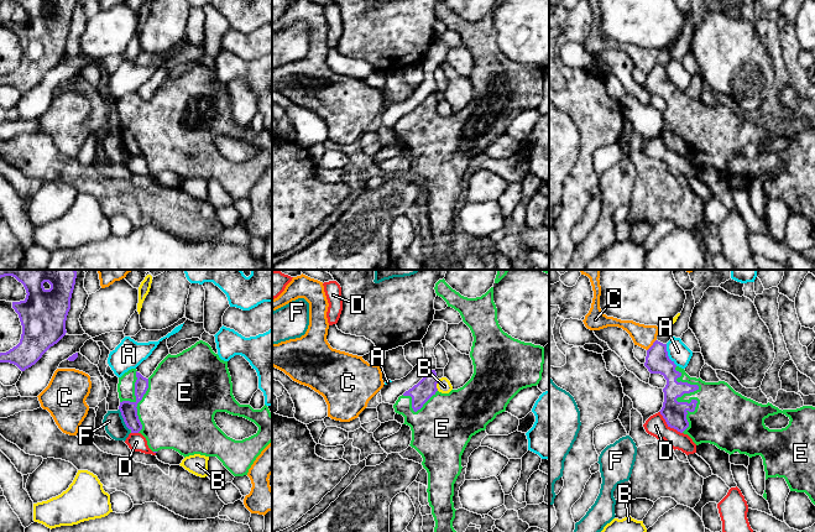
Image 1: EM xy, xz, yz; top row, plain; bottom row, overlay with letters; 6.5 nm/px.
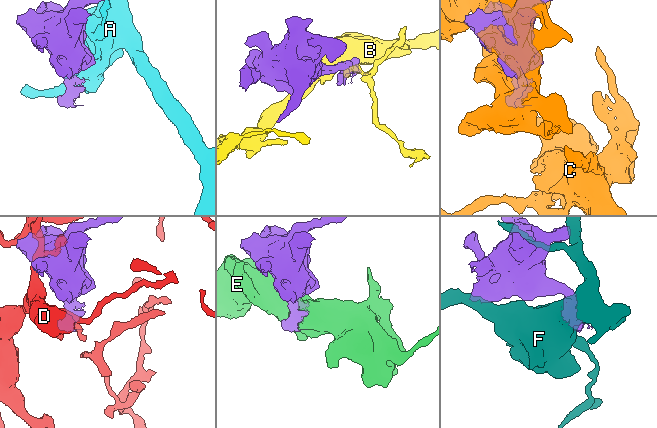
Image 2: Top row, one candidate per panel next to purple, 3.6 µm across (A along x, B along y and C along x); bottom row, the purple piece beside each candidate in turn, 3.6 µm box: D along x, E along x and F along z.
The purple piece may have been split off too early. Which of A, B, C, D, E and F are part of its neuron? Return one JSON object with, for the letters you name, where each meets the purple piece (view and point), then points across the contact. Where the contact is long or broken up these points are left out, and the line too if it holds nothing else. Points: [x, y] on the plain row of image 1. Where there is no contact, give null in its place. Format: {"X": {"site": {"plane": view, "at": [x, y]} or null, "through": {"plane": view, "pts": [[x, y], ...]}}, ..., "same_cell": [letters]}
{"E": {"site": {"plane": "yz", "at": [678, 119]}}, "same_cell": ["E"]}

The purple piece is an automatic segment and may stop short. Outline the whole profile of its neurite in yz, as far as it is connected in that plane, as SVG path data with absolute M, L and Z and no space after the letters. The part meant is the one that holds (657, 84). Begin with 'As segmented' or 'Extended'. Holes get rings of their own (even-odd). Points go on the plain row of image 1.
Extended. M658 63L647 73L644 89L651 97L660 97L667 103L659 135L668 150L688 157L696 168L710 166L730 178L735 174L749 181L761 178L766 203L784 200L790 214L805 215L815 228L815 130L782 134L769 125L762 127L742 119L725 104L705 105L700 100L690 100L669 82L667 67ZM778 136L785 137L789 147L782 152L769 152L764 142Z

